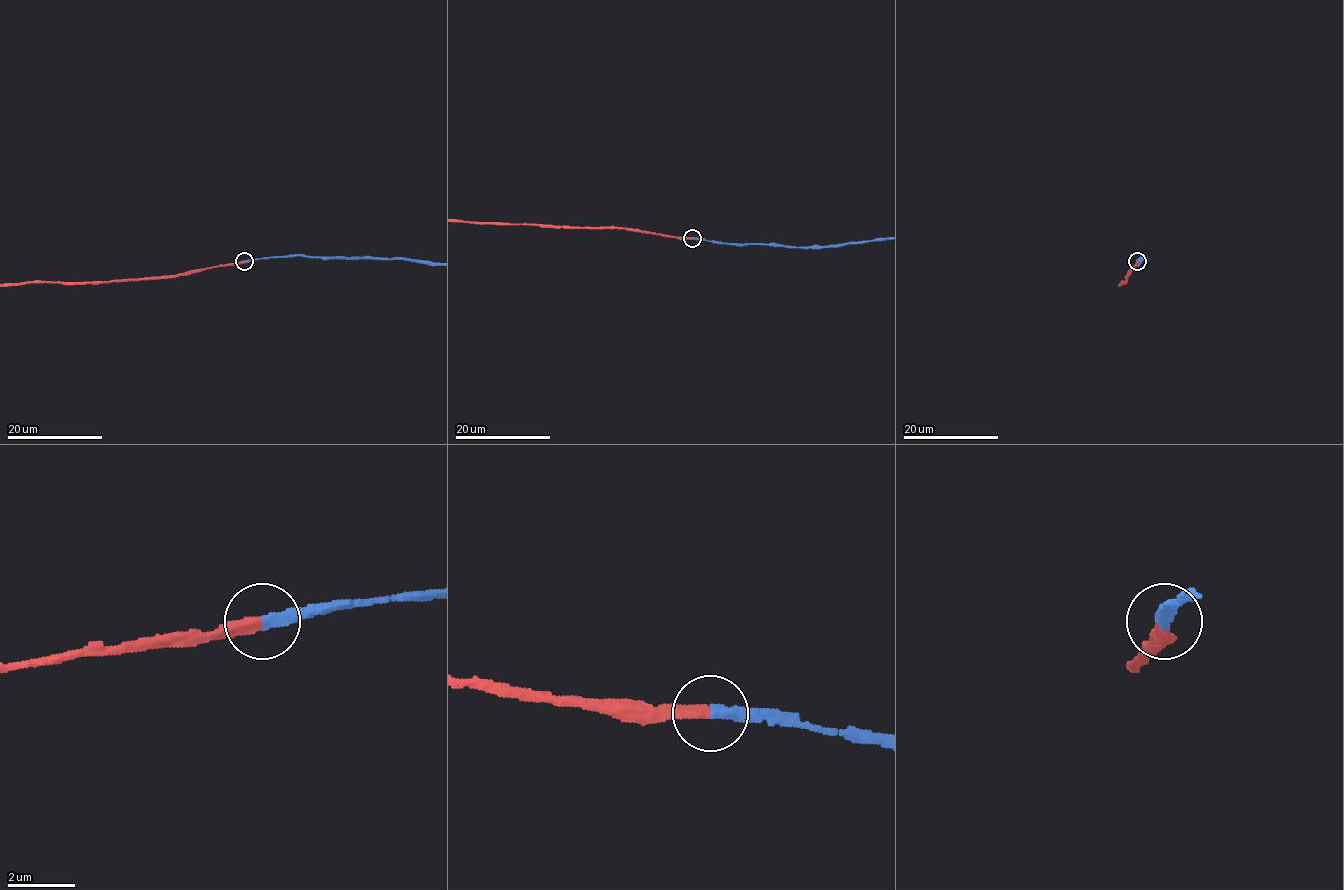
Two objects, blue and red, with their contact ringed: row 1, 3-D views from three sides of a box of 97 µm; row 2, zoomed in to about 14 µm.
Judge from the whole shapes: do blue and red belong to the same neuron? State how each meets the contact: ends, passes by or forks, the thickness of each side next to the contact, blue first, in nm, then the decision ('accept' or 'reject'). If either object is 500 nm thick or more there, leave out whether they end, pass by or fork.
blue ends; red ends; calibres 360 and 340 nm; accept

